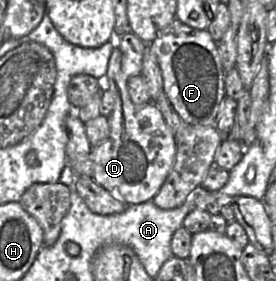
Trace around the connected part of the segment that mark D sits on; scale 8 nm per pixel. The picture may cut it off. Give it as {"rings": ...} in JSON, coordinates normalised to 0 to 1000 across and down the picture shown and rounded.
{"rings":[[[428,164],[406,178],[388,278],[395,324],[413,349],[413,388],[395,431],[395,484],[348,523],[333,523],[322,562],[333,573],[341,644],[449,722],[493,730],[547,715],[580,676],[634,577],[634,477],[554,363],[489,374],[464,327],[464,278],[438,246],[438,181]]]}

